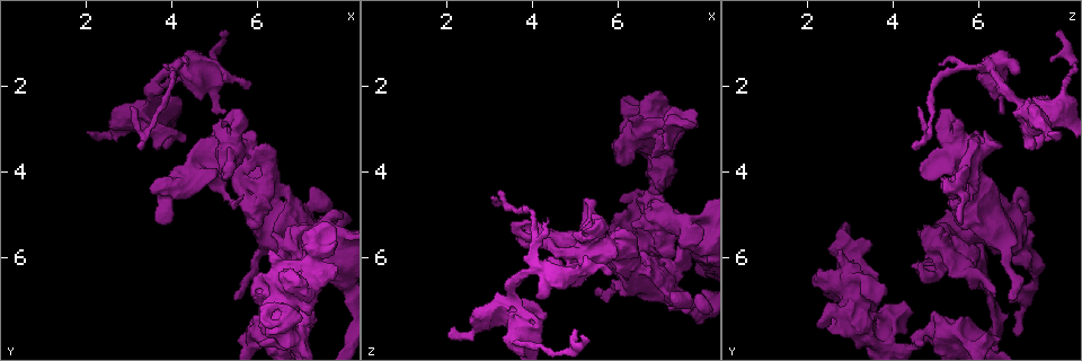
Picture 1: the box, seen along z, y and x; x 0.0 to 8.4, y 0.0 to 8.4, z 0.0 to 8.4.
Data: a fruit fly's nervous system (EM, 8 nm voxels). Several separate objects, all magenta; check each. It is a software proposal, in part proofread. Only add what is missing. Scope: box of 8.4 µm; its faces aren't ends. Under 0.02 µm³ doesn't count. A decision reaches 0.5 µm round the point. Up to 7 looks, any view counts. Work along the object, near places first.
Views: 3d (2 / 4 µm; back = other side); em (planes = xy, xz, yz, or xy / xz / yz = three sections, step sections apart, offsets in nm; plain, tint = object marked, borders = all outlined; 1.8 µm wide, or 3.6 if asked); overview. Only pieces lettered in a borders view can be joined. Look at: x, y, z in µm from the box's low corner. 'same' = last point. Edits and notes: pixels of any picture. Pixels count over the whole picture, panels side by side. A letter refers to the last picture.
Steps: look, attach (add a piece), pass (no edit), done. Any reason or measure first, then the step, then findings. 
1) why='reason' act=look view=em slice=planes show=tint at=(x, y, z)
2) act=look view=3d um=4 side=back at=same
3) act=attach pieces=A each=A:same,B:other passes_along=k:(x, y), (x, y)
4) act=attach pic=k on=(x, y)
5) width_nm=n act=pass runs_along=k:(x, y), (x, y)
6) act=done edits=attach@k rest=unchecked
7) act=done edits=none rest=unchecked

why='sharp bend' act=look view=3d um=4 at=(5.00, 2.95, 5.50)

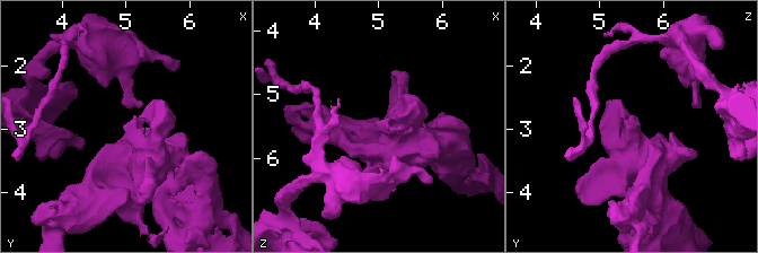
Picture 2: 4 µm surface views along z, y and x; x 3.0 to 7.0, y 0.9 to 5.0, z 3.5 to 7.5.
why='now the EM' act=look view=em slice=xz step=8 show=borders at=(5.05, 3.00, 5.45)

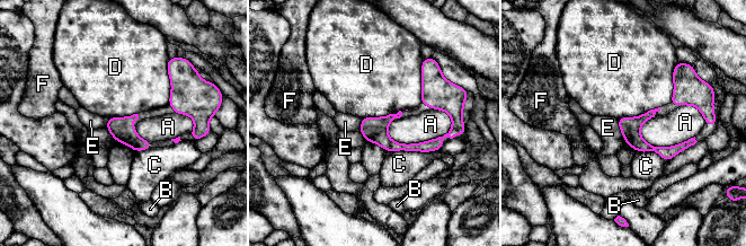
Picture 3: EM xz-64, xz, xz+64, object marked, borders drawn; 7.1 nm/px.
why='another direction' act=look view=em slice=xy step=16 show=borders at=same

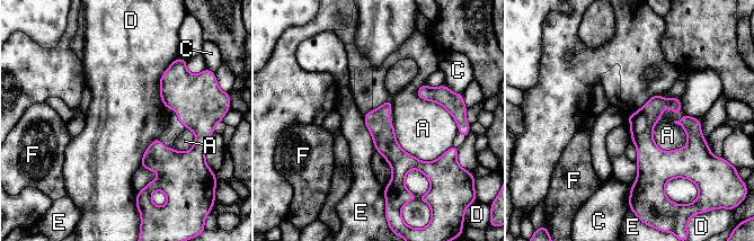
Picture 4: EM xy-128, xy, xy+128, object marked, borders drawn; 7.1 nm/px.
act=pass each=A:other,C:other,D:other,E:other,F:other runs_along=4:(389, 103), (391, 190) found='none of them fits'

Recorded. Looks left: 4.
why='closes a loop' act=look view=em slice=planes show=borders at=(6.80, 6.20, 4.65)

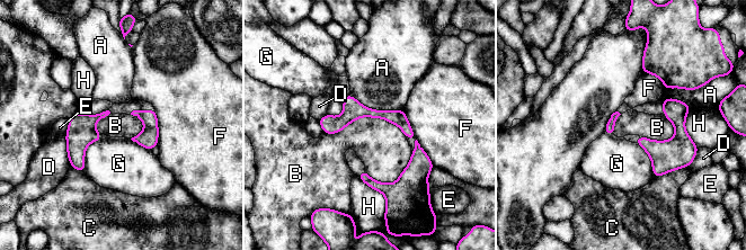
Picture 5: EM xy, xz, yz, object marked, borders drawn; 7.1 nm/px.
longest_contact=B:600nm act=pass each=A:other,B:other,C:other,D:other,E:other,F:other,G:other,H:other border=5:(323, 133), (381, 117), (408, 139) found='no lettered piece goes on from it'

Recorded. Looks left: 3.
act=look view=em um=3.6 slice=xz step=8 show=tint at=(6.55, 7.55, 2.50)

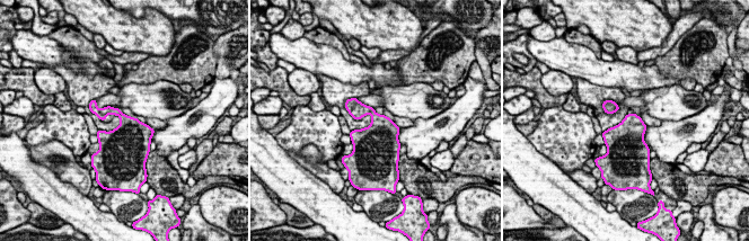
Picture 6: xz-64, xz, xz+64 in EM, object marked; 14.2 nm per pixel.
act=look view=em um=3.6 slice=planes show=borders at=same

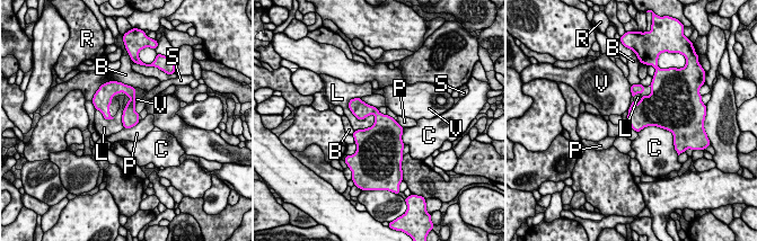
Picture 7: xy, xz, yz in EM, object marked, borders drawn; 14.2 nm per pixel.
width_nm=240 act=pass each=B:other,C:other,L:other,P:other,R:other,S:other,V:other found='no lettered piece goes on from it'

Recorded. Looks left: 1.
act=done edits=none rest=unchecked

